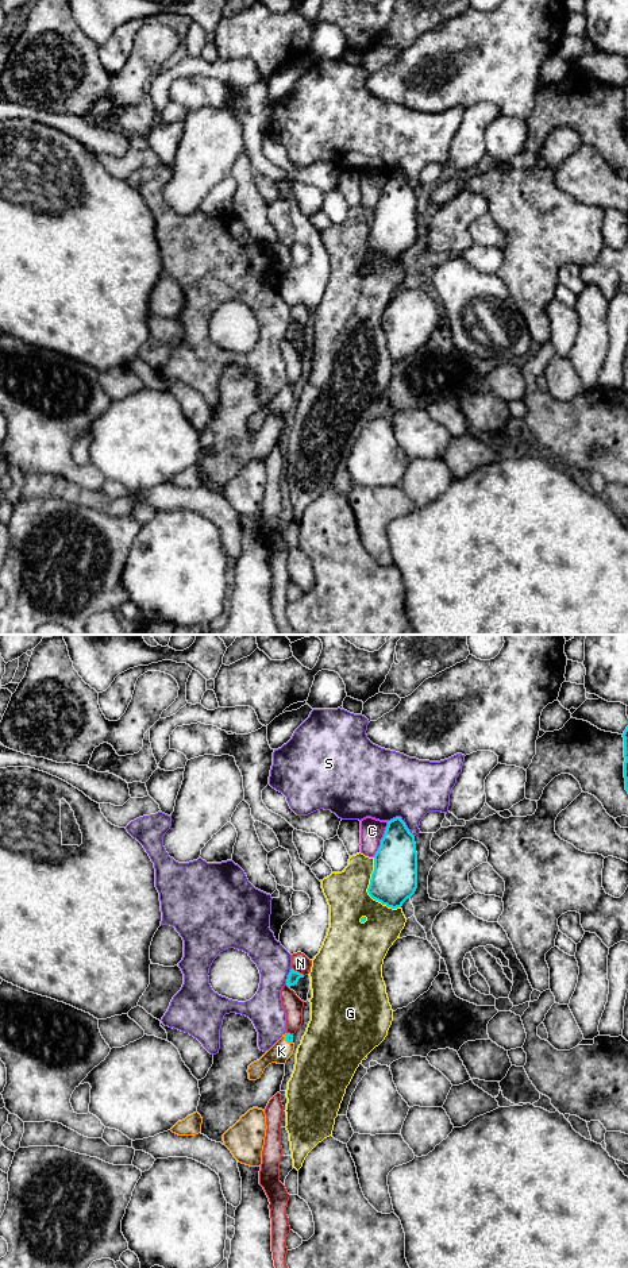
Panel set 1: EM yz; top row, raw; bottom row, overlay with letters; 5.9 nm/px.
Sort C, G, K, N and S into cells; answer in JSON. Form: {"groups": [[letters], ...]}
{"groups": [["C"], ["G"], ["K"], ["N"], ["S"]]}

